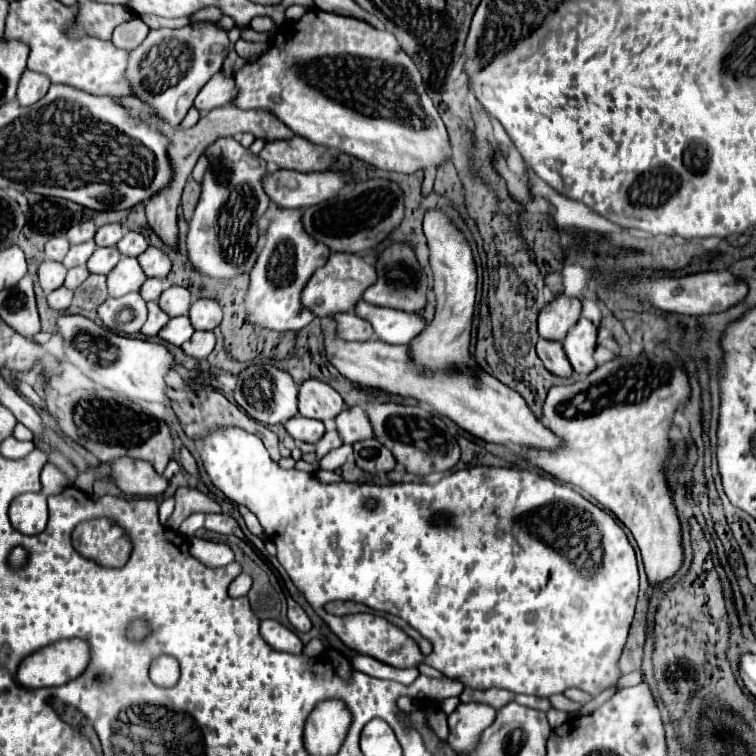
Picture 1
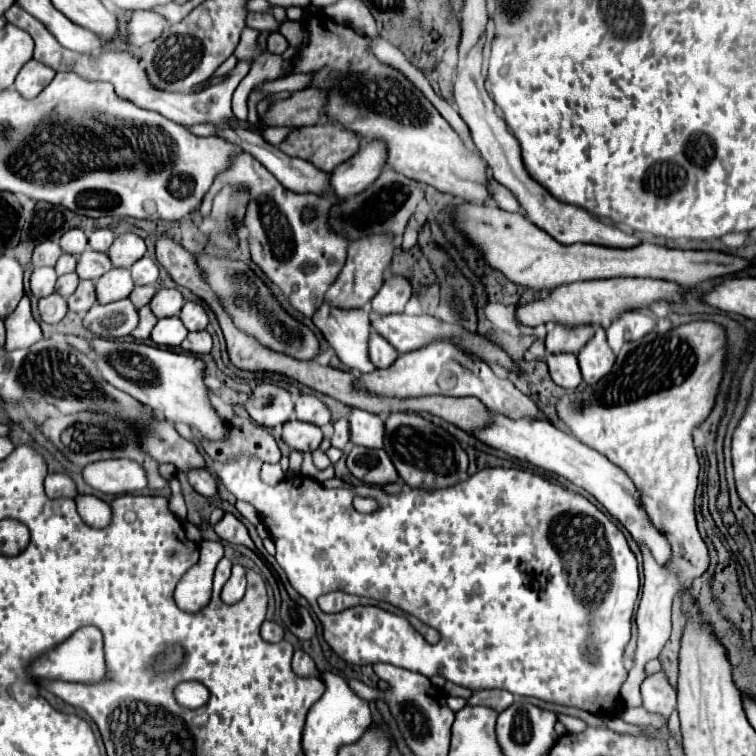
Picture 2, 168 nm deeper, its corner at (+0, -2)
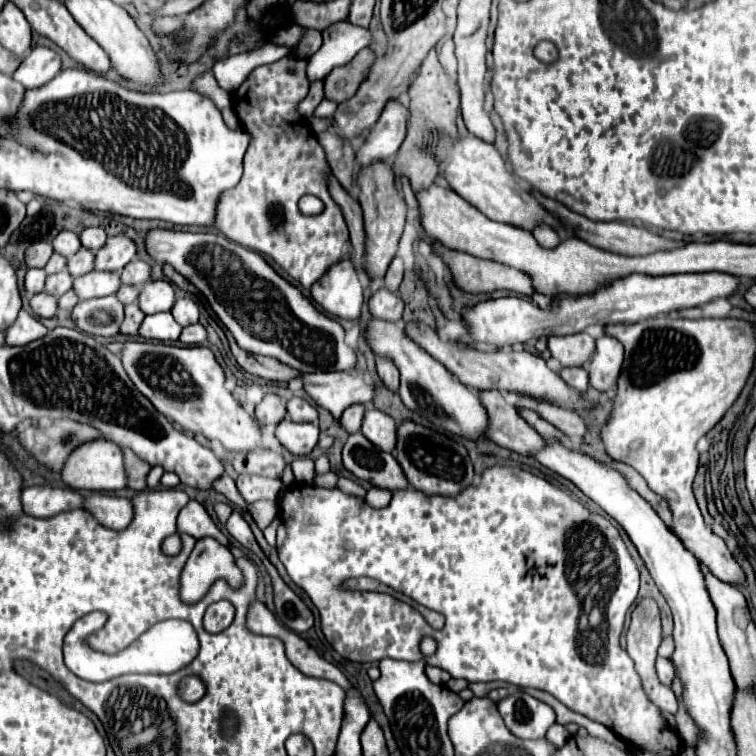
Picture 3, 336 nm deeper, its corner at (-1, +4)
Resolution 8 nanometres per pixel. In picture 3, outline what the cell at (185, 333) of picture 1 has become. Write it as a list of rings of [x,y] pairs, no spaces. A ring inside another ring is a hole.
[[[157,313],[147,315],[141,323],[139,335],[151,341],[177,341],[181,335],[181,325],[173,319],[171,313]]]

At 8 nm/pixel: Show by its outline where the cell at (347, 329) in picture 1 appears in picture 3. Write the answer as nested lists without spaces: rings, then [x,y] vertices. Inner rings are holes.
[[[377,355],[375,363],[377,363],[377,373],[379,373],[381,381],[385,383],[385,387],[395,391],[399,387],[399,369],[395,367],[395,363],[383,355]]]

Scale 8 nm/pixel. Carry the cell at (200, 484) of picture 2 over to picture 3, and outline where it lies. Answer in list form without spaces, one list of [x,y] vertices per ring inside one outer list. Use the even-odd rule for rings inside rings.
[[[223,473],[217,481],[213,481],[213,489],[215,489],[215,491],[219,491],[219,493],[223,493],[231,503],[235,503],[235,505],[239,505],[239,507],[247,509],[245,501],[241,499],[241,495],[239,495],[239,491],[237,491],[237,487],[235,487],[235,481],[233,481],[229,475],[225,475],[225,473]]]

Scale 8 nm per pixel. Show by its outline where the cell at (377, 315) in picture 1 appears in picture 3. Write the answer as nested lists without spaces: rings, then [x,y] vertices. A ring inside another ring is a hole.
[[[409,321],[405,323],[405,333],[409,339],[413,339],[423,351],[427,351],[431,357],[435,357],[439,363],[443,363],[463,385],[471,389],[499,389],[507,393],[525,393],[531,397],[547,397],[553,403],[567,405],[571,409],[587,409],[591,407],[589,401],[581,399],[577,391],[569,389],[567,383],[551,371],[543,357],[533,355],[529,351],[517,351],[517,349],[495,349],[495,351],[479,351],[475,347],[467,347],[459,341],[443,341],[435,329],[431,329],[427,323],[421,321]]]

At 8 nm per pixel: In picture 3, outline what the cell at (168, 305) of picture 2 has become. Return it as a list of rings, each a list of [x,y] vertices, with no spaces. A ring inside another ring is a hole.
[[[151,281],[141,289],[139,295],[139,307],[143,313],[159,313],[159,311],[171,311],[175,303],[175,289],[169,281]]]

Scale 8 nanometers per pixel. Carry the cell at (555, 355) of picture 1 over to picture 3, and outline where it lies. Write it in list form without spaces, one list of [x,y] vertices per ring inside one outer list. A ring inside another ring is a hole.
[[[561,367],[559,375],[575,391],[587,391],[589,389],[589,377],[587,377],[587,371],[583,367]]]

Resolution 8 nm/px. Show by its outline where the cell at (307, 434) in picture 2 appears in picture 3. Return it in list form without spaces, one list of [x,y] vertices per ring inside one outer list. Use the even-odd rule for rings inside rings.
[[[283,419],[277,425],[277,439],[293,455],[309,455],[319,439],[319,425]]]

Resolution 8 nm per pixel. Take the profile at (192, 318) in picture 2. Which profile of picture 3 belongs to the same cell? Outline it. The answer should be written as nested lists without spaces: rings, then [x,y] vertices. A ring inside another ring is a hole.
[[[189,297],[177,299],[175,305],[173,305],[173,309],[171,309],[171,313],[173,313],[175,321],[177,321],[179,325],[183,325],[183,327],[193,325],[193,323],[199,321],[199,307],[197,307],[197,303],[195,303],[193,299],[189,299]]]

